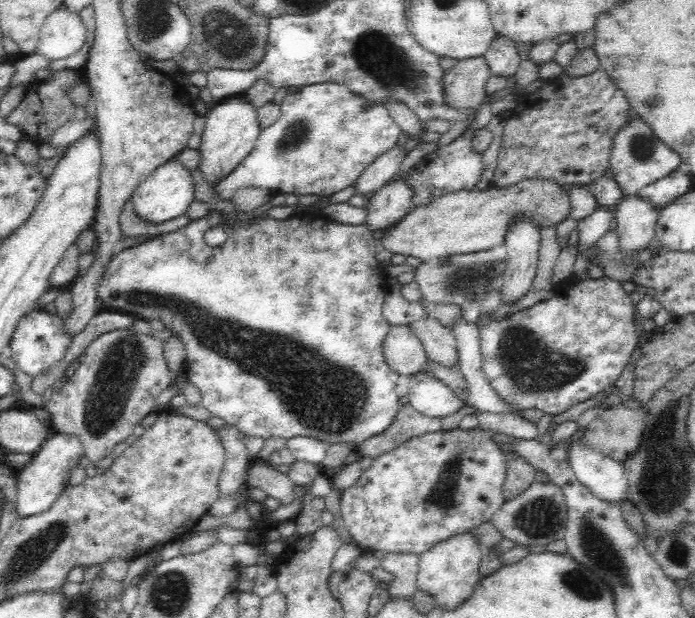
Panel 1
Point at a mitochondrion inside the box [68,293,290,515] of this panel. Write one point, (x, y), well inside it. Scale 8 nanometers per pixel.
(125, 359)

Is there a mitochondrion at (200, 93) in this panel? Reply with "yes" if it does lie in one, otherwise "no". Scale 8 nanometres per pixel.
no

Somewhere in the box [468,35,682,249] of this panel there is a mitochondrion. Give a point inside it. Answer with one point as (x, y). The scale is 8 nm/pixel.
(641, 148)

